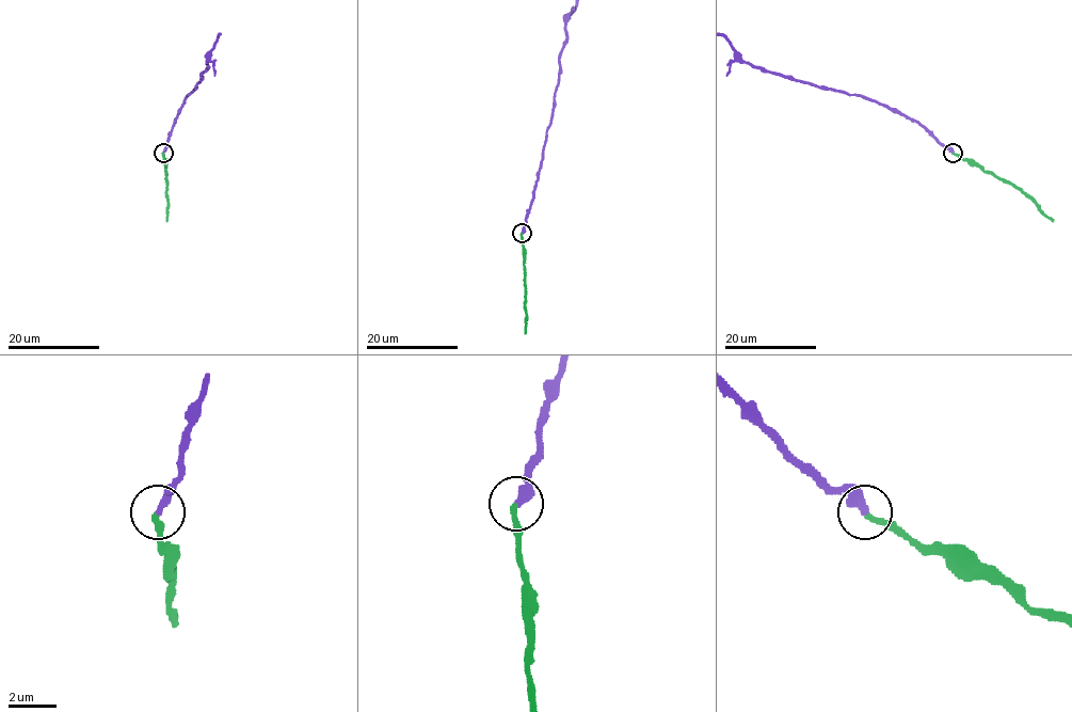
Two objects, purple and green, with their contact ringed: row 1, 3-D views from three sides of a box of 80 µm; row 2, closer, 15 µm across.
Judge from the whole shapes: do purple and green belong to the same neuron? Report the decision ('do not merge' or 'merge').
merge

